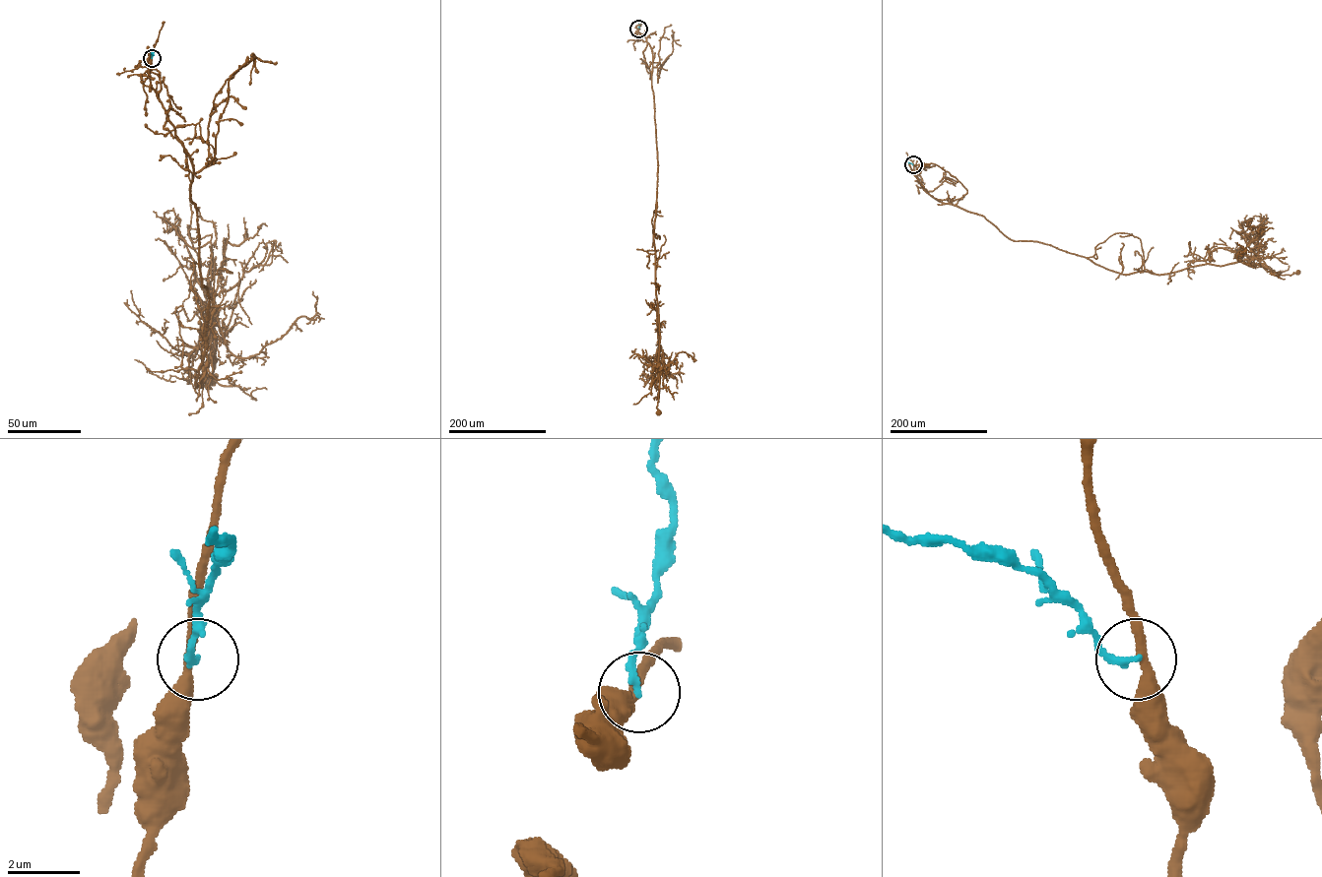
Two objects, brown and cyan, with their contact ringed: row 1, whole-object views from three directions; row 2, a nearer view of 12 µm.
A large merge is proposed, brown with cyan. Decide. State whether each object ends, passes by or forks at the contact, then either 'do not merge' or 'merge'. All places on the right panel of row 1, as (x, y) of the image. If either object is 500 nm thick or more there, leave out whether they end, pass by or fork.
brown passes by | cyan ends | do not merge

